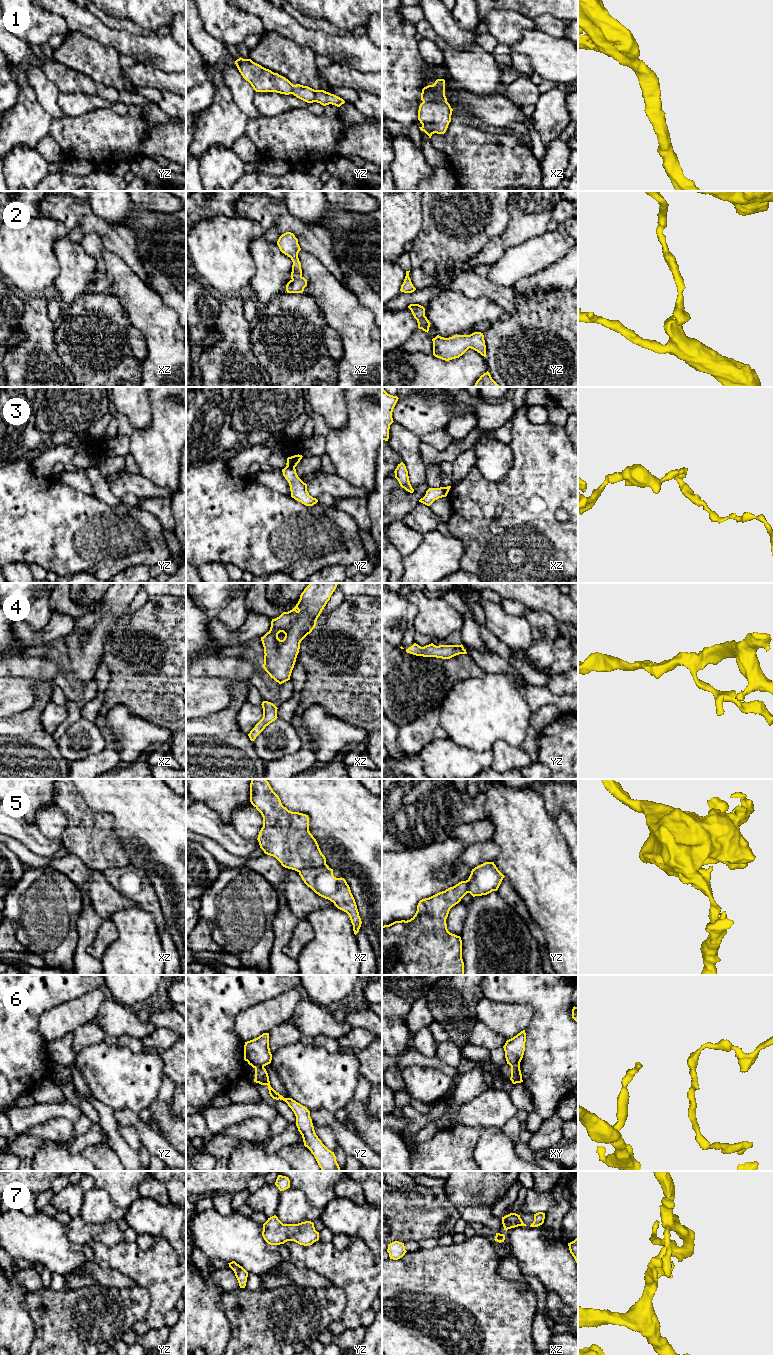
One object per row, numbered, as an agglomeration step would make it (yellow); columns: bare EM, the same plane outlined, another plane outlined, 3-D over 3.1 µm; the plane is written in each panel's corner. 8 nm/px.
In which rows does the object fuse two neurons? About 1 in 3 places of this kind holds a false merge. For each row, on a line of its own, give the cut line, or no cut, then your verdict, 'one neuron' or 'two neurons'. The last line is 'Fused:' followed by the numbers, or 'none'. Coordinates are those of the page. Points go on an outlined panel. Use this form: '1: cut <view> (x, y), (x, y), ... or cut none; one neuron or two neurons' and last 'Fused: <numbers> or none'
1: cut none; one neuron
2: cut none; one neuron
3: cut yz (287, 465), (294, 468); two neurons
4: cut none; one neuron
5: cut xz (325, 863), (298, 871); two neurons
6: cut yz (248, 1061), (263, 1066); two neurons
7: cut none; one neuron
Fused: 3, 5, 6

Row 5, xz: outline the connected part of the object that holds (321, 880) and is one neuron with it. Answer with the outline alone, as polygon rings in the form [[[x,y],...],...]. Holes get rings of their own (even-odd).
[[[327,864],[317,868],[303,869],[299,871],[299,875],[304,883],[316,894],[330,900],[338,909],[349,915],[356,935],[359,932],[362,921],[346,880],[342,877],[336,878],[333,875],[333,869]]]

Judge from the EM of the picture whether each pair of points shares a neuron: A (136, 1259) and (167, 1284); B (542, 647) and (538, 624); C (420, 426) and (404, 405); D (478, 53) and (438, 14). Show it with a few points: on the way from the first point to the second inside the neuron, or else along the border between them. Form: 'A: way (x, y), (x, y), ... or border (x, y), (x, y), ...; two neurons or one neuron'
A: way (144, 1266), (152, 1269), (159, 1276); one neuron
B: way (542, 641), (541, 630); one neuron
C: way (420, 421), (409, 410); one neuron
D: border (476, 44), (466, 50), (453, 48), (448, 45); two neurons

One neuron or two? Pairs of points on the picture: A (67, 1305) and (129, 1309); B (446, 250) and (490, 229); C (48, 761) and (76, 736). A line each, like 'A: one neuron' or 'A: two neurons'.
A: one neuron
B: one neuron
C: two neurons

